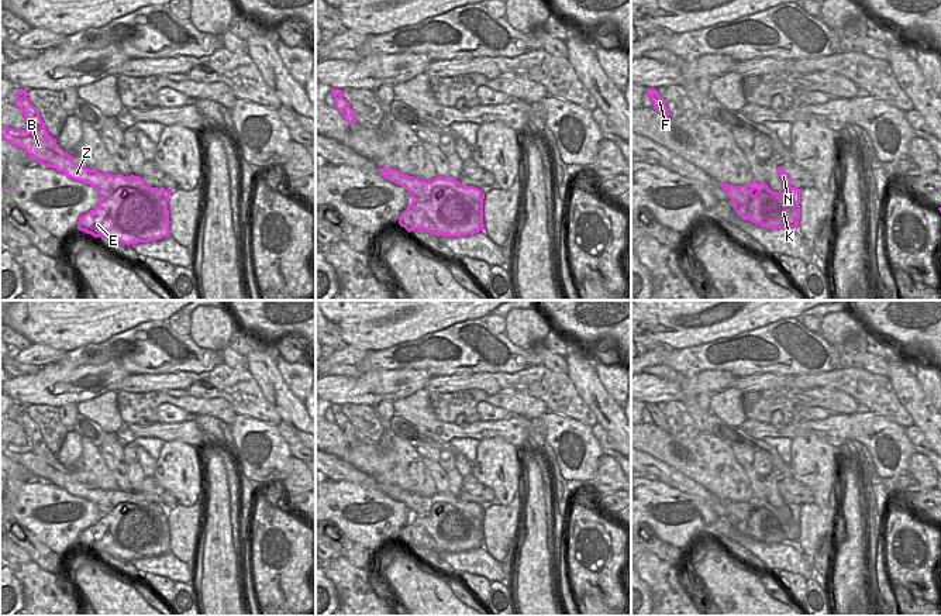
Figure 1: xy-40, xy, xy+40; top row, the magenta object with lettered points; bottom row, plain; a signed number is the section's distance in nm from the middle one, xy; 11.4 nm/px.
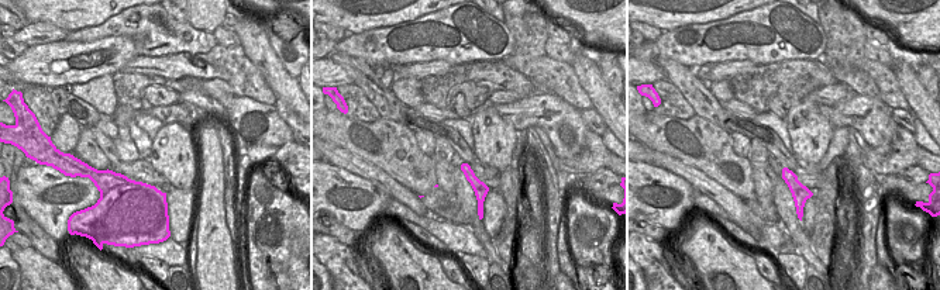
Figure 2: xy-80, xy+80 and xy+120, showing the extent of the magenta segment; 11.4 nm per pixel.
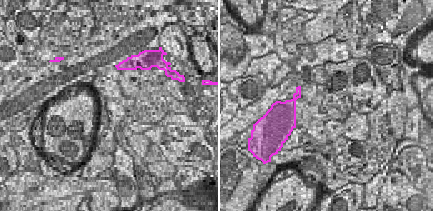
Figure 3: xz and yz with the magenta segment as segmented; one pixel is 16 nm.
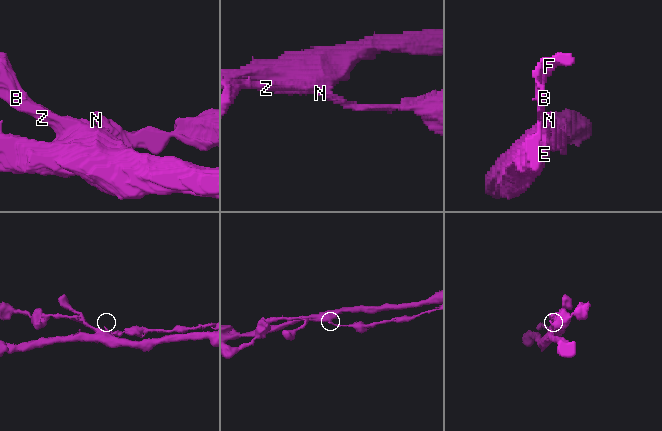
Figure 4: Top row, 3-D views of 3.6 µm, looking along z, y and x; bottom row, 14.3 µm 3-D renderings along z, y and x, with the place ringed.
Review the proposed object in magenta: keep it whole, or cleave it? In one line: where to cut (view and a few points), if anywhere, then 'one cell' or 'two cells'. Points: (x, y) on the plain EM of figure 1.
cut xy+40 (786, 503), (798, 522); two cells

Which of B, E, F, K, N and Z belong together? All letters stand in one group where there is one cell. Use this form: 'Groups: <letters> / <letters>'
Groups: B E F K Z / N

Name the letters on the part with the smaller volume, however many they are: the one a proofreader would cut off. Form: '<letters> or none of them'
N

